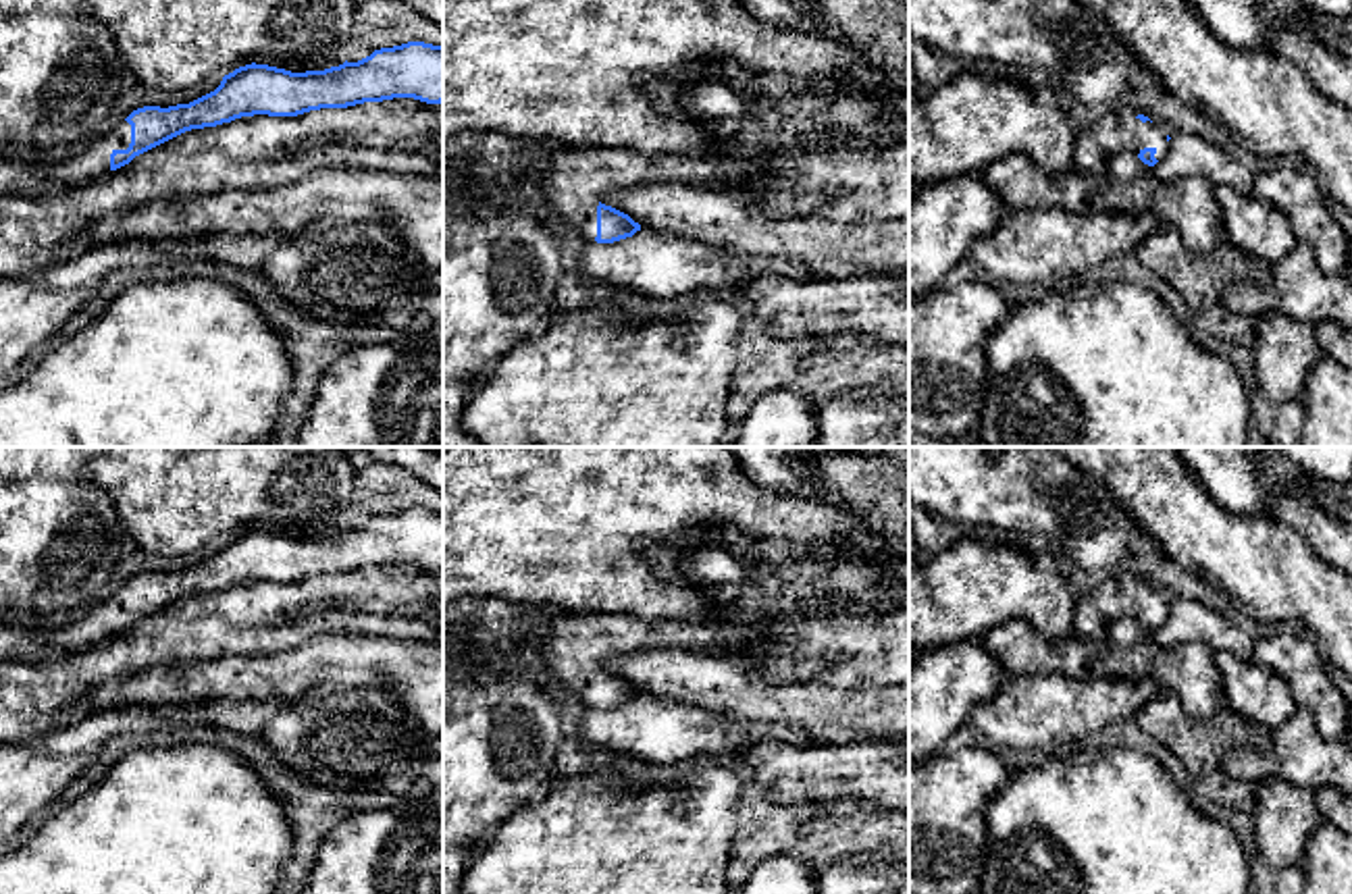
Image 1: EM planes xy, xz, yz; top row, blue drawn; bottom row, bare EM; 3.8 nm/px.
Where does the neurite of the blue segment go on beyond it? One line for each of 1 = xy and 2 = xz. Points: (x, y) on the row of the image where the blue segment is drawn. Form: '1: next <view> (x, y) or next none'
1: next xy (21, 177)
2: next xz (575, 179)

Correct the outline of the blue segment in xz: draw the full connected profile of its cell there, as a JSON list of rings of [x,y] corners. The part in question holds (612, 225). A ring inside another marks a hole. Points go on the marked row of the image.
[[[562,146],[549,160],[516,175],[543,187],[545,206],[557,220],[578,227],[589,241],[614,243],[632,237],[641,225],[601,202],[609,191],[645,183],[734,189],[751,166],[716,154]]]

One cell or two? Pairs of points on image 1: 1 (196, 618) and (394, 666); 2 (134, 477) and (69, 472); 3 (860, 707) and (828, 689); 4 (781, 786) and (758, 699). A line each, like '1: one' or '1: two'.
1: two
2: two
3: one
4: two

